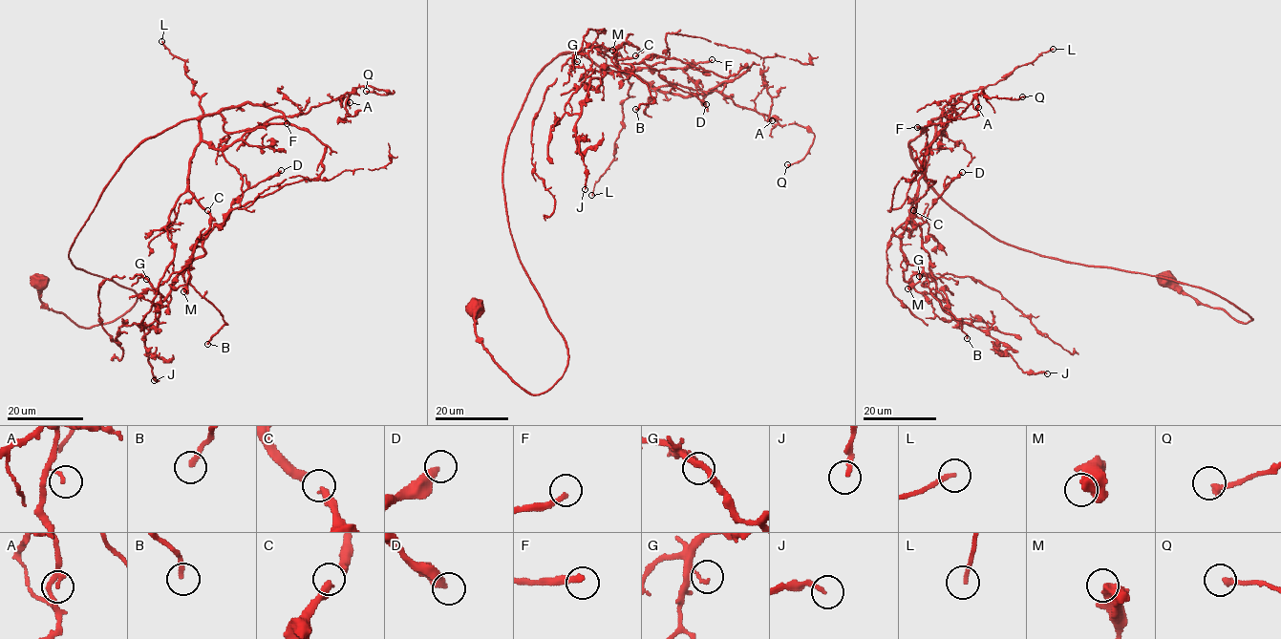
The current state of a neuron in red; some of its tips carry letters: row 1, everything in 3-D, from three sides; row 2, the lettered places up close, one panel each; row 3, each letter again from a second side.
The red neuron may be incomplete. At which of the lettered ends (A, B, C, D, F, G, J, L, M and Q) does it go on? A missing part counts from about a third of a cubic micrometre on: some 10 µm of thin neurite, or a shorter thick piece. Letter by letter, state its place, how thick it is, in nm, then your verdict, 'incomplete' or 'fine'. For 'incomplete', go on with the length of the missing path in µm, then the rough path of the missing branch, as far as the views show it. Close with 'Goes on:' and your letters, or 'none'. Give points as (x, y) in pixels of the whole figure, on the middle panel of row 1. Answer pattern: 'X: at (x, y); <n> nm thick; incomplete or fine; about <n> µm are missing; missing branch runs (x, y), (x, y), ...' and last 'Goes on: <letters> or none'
A: at (772, 120); 110 nm thick; fine
B: at (635, 109); 200 nm thick; fine
C: at (635, 55); 240 nm thick; fine
D: at (706, 104); 360 nm thick; fine
F: at (712, 59); 280 nm thick; fine
G: at (577, 61); 130 nm thick; fine
J: at (585, 189); 190 nm thick; fine
L: at (591, 195); 190 nm thick; incomplete; about 25 µm are missing; missing branch runs (591, 195), (589, 213), (580, 229), (574, 250), (561, 264)
M: at (612, 50); 400 nm thick; fine
Q: at (787, 164); 260 nm thick; incomplete; about 10 µm are missing
Goes on: L, Q

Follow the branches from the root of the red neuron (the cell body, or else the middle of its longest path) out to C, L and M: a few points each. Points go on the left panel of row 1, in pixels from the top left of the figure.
C: (38, 281), (83, 328), (136, 303), (69, 249), (183, 120), (251, 102), (325, 145), (172, 287), (207, 210)
L: (38, 281), (39, 299), (83, 328), (136, 303), (69, 249), (141, 142), (202, 117), (161, 41)
M: (38, 281), (121, 316), (69, 259), (121, 162), (279, 110), (323, 170), (183, 291)

